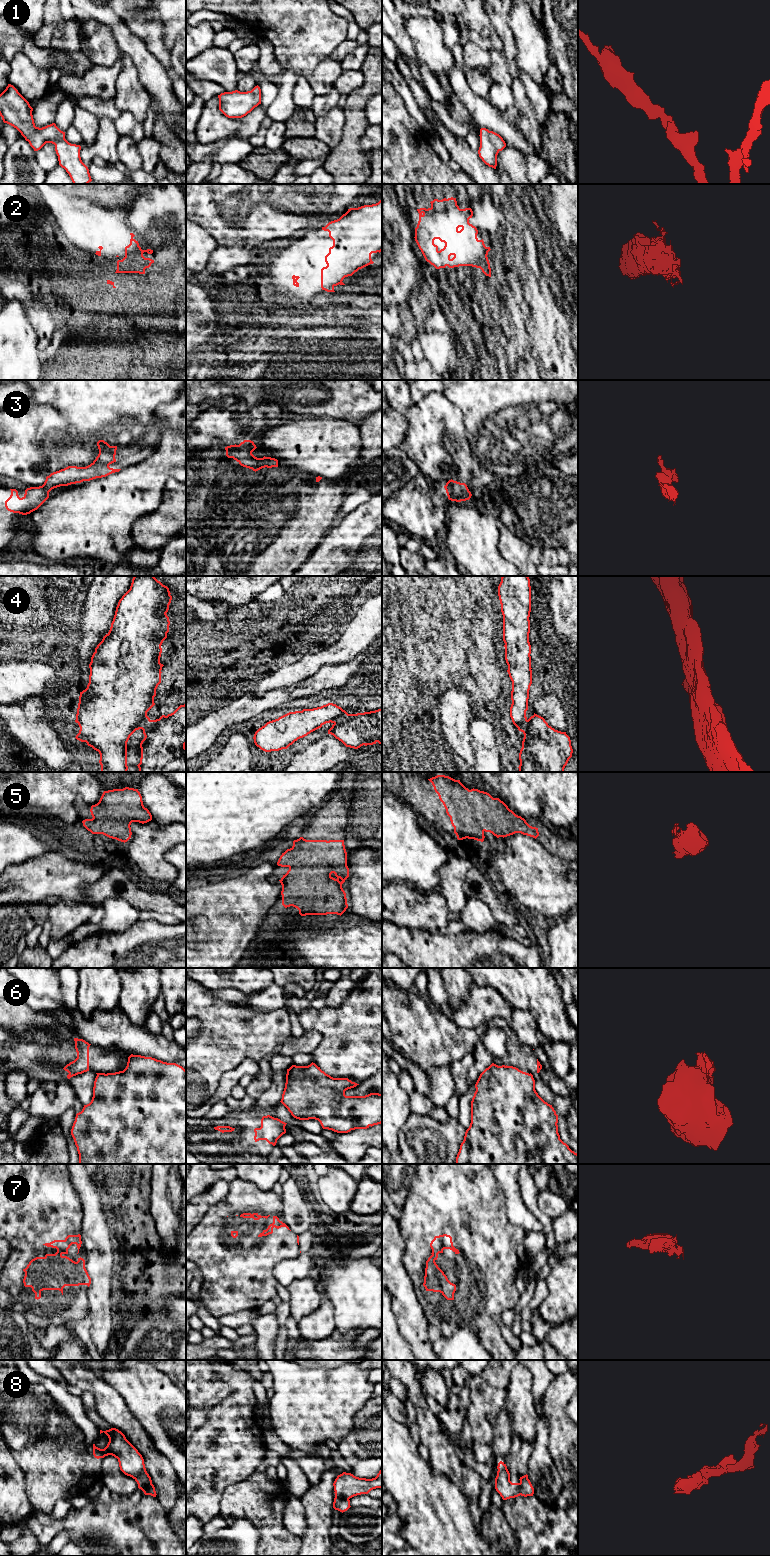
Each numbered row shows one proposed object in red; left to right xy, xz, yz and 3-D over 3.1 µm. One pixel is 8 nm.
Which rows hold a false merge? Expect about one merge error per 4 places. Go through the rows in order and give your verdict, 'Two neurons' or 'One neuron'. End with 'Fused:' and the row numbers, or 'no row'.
1: One neuron
2: One neuron
3: One neuron
4: Two neurons
5: One neuron
6: Two neurons
7: One neuron
8: One neuron
Fused: 4, 6

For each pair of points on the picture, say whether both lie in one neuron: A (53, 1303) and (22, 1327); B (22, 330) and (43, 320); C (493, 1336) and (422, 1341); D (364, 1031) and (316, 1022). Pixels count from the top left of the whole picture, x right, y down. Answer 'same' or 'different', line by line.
A: different
B: different
C: different
D: same

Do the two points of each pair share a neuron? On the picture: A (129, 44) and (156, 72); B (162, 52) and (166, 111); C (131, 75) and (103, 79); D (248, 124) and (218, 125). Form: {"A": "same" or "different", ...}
{"A": "same", "B": "different", "C": "different", "D": "same"}

